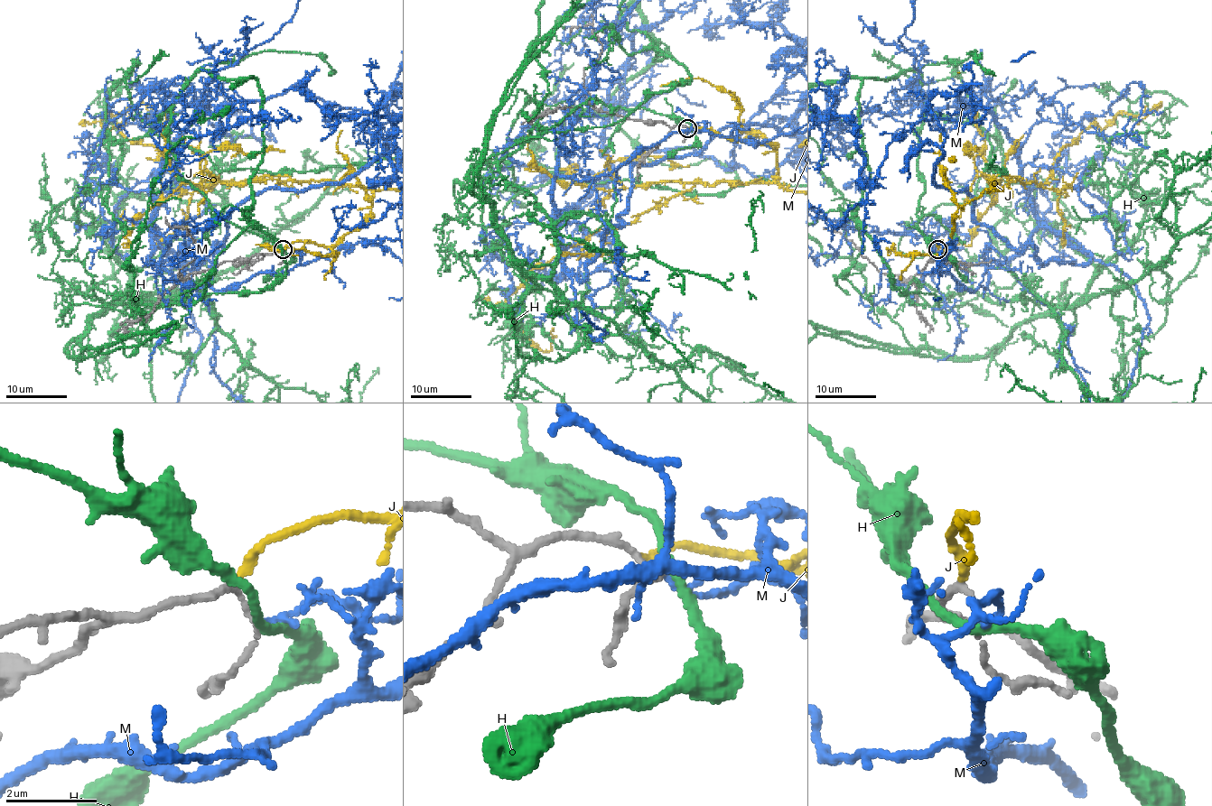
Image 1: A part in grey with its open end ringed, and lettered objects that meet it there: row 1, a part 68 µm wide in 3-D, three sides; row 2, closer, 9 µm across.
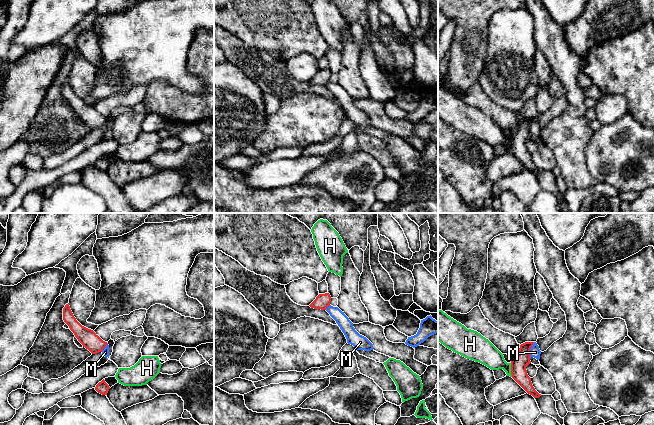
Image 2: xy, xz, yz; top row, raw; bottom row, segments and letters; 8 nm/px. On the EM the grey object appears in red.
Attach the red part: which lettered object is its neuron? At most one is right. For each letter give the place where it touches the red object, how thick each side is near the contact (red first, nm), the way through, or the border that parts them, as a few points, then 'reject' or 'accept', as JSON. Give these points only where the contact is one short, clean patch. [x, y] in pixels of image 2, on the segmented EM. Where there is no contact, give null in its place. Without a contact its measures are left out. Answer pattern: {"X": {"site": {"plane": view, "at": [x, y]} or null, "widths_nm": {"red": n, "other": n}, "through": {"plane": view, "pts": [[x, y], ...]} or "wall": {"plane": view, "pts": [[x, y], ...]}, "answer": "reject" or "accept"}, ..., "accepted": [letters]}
{"H": {"site": {"plane": "yz", "at": [511, 370]}, "widths_nm": {"red": 130, "other": 180}, "wall": {"plane": "yz", "pts": [[510, 363], [510, 374], [512, 376]]}, "answer": "reject"}, "J": {"site": null, "answer": "accept"}, "M": {"site": {"plane": "yz", "at": [530, 348]}, "widths_nm": {"red": 130, "other": 90}, "wall": {"plane": "yz", "pts": [[534, 342], [529, 356]]}, "answer": "reject"}, "accepted": ["J"]}

